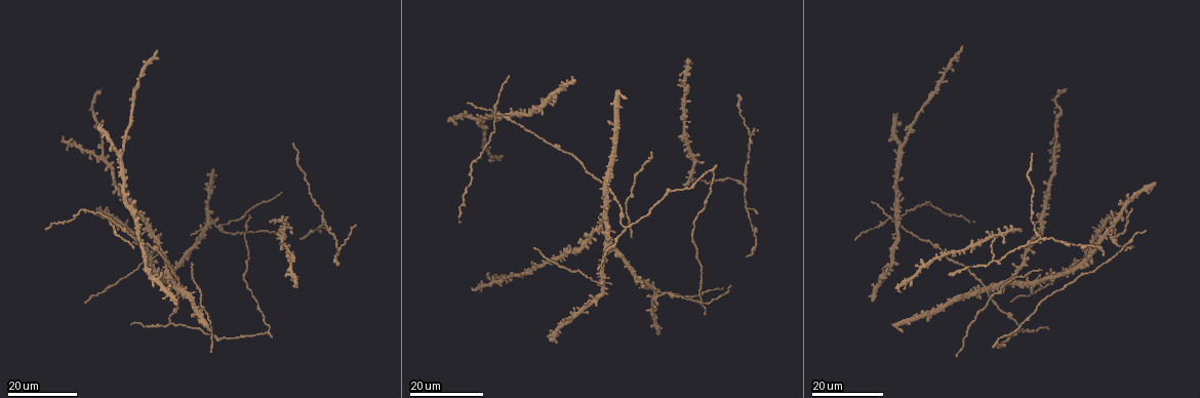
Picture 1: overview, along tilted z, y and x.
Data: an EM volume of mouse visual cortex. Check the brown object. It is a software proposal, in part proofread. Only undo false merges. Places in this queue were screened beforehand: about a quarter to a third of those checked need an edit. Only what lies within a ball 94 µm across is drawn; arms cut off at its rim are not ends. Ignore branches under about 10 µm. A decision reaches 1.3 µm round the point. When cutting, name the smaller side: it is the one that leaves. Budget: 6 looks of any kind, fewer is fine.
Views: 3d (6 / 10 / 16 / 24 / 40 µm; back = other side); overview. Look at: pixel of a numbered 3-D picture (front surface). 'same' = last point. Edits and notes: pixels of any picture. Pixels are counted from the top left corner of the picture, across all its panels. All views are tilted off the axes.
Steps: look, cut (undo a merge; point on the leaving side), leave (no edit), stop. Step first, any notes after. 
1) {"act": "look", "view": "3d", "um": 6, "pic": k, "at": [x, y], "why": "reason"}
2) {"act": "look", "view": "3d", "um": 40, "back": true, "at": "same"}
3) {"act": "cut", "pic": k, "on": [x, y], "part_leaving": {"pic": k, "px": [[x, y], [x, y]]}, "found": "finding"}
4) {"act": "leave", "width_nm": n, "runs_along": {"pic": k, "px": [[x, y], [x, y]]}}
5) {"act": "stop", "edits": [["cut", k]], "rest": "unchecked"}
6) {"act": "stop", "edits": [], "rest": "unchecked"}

{"act": "look", "view": "3d", "um": 16, "pic": 1, "at": [985, 290]}

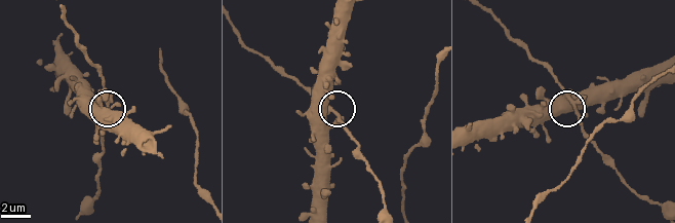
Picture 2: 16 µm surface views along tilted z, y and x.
{"act": "look", "view": "3d", "um": 10, "pic": 2, "at": [574, 104]}

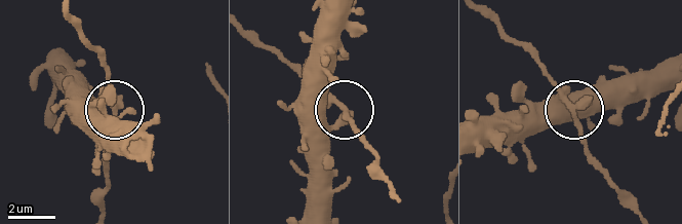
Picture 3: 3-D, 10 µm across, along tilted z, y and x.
{"act": "leave", "found": "one cell here"}

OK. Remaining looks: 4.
{"act": "look", "view": "3d", "um": 16, "pic": 1, "at": [669, 293], "why": "three arms meet"}

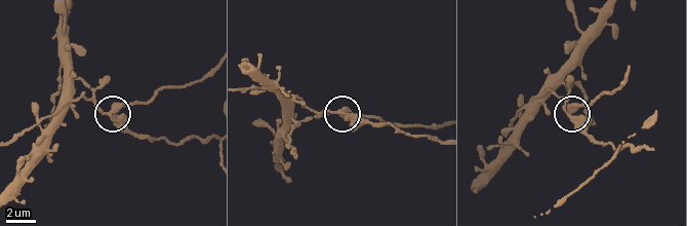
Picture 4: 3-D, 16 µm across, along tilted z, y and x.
{"act": "look", "view": "3d", "um": 10, "pic": 4, "at": [118, 110], "why": "zoom in"}

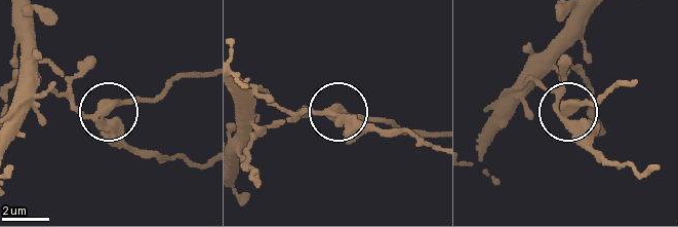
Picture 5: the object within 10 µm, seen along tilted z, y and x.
{"act": "cut", "pic": 5, "on": [125, 102], "arms": 3, "part_leaving": {"pic": 5, "px": [[102, 113], [168, 91], [182, 77], [204, 74]]}, "found": "two cells meet here"}

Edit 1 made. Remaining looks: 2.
{"act": "look", "view": "3d", "um": 24, "pic": 1, "at": [115, 224]}

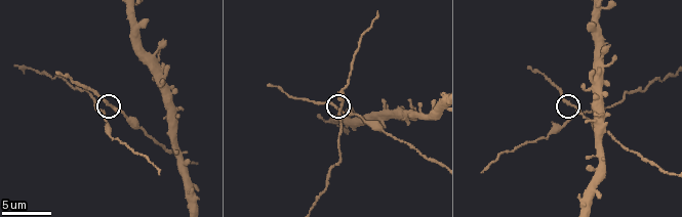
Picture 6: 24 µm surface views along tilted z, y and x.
{"act": "look", "view": "3d", "um": 10, "pic": 6, "at": [572, 103], "why": "closer look"}

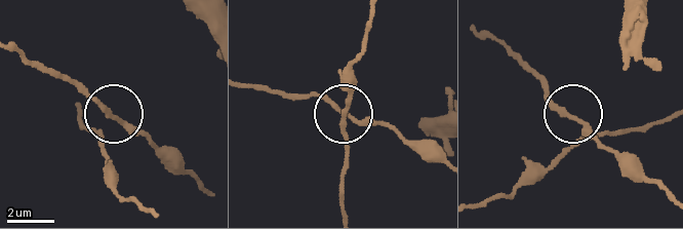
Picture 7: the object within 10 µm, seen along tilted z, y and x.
{"act": "leave", "width_nm": 150, "runs_along": {"pic": 7, "px": [[200, 185], [112, 118], [95, 134]]}, "found": "continuous, no second cell"}

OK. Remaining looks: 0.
{"act": "stop", "edits": [["cut", 5]], "rest": "unchecked"}

